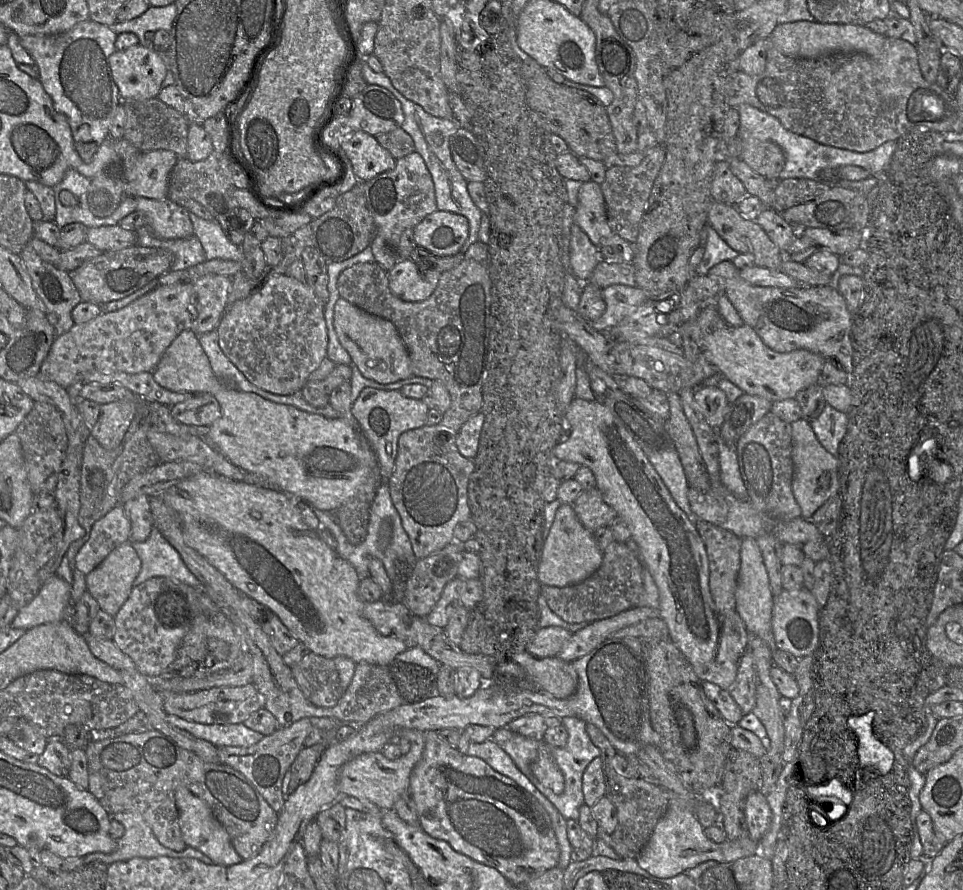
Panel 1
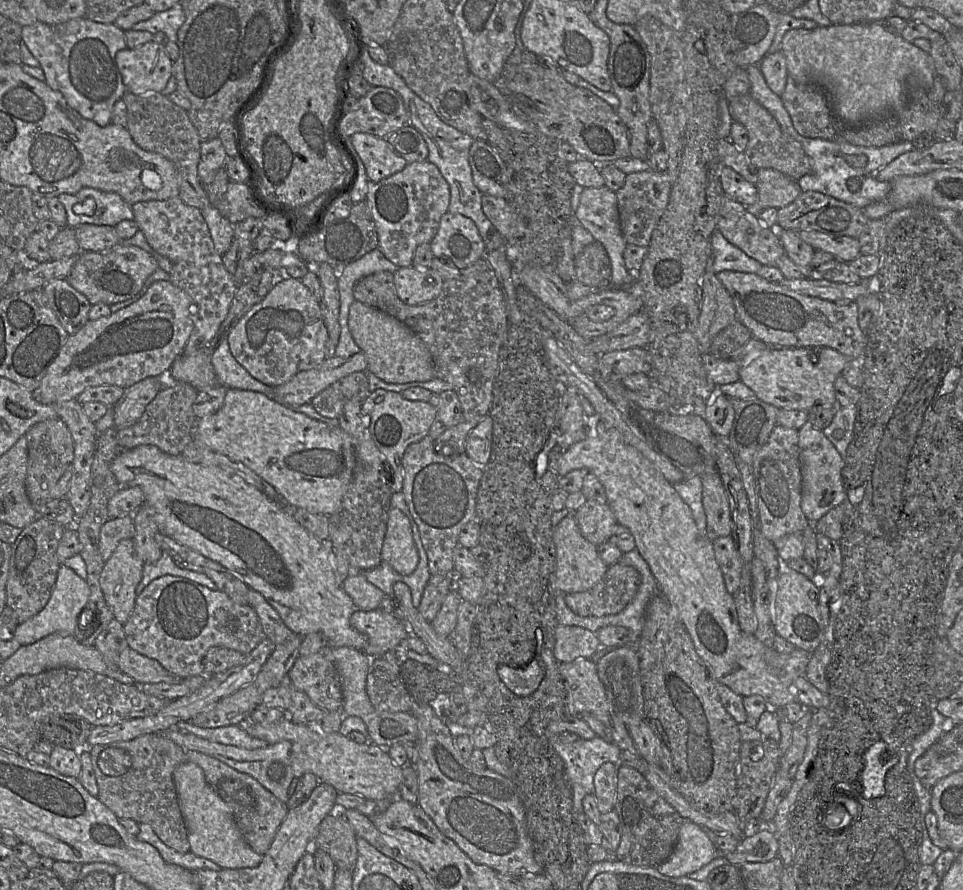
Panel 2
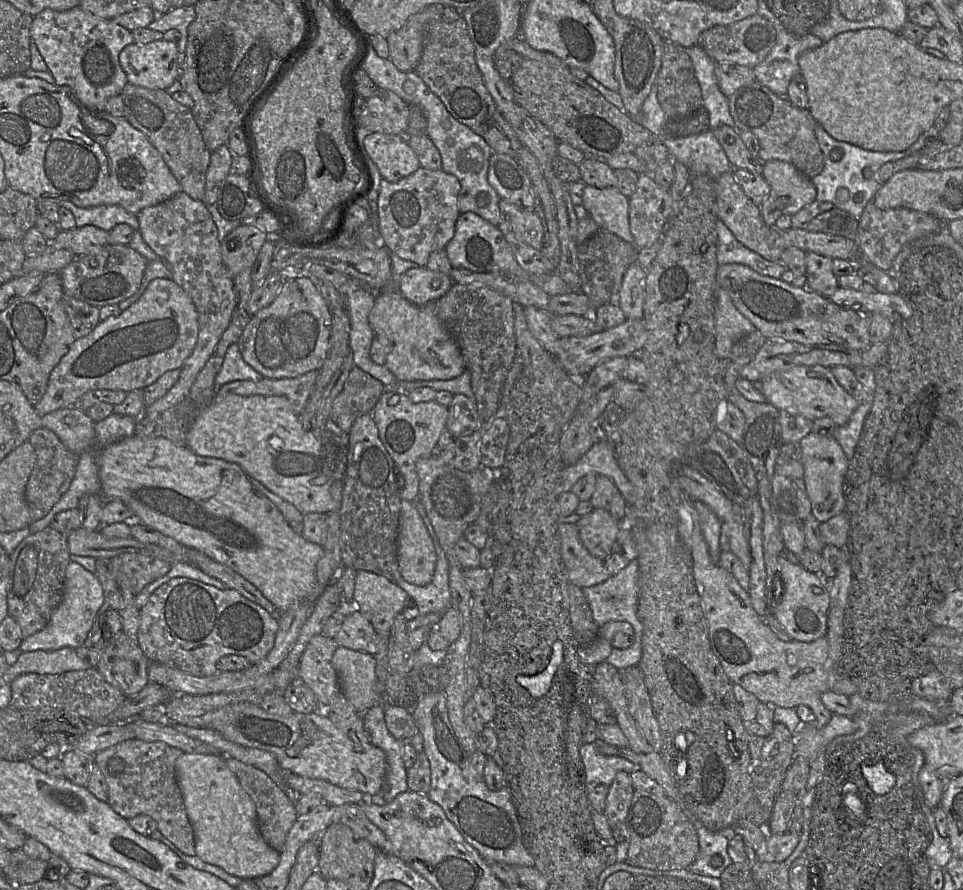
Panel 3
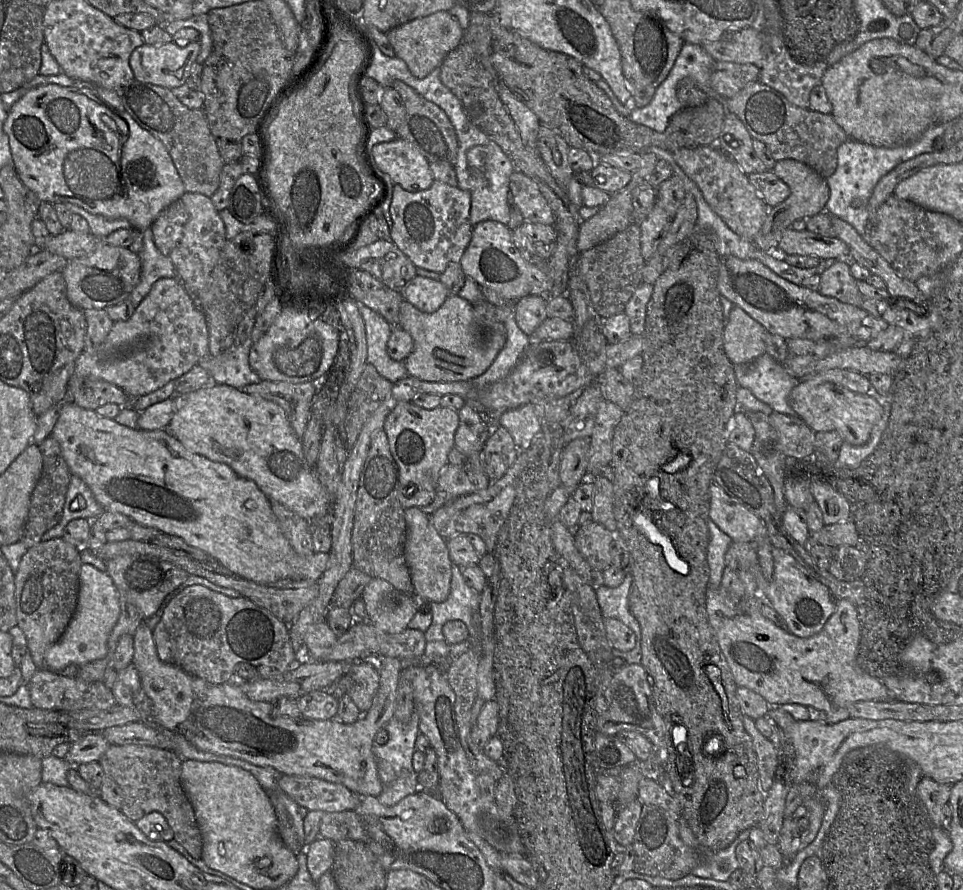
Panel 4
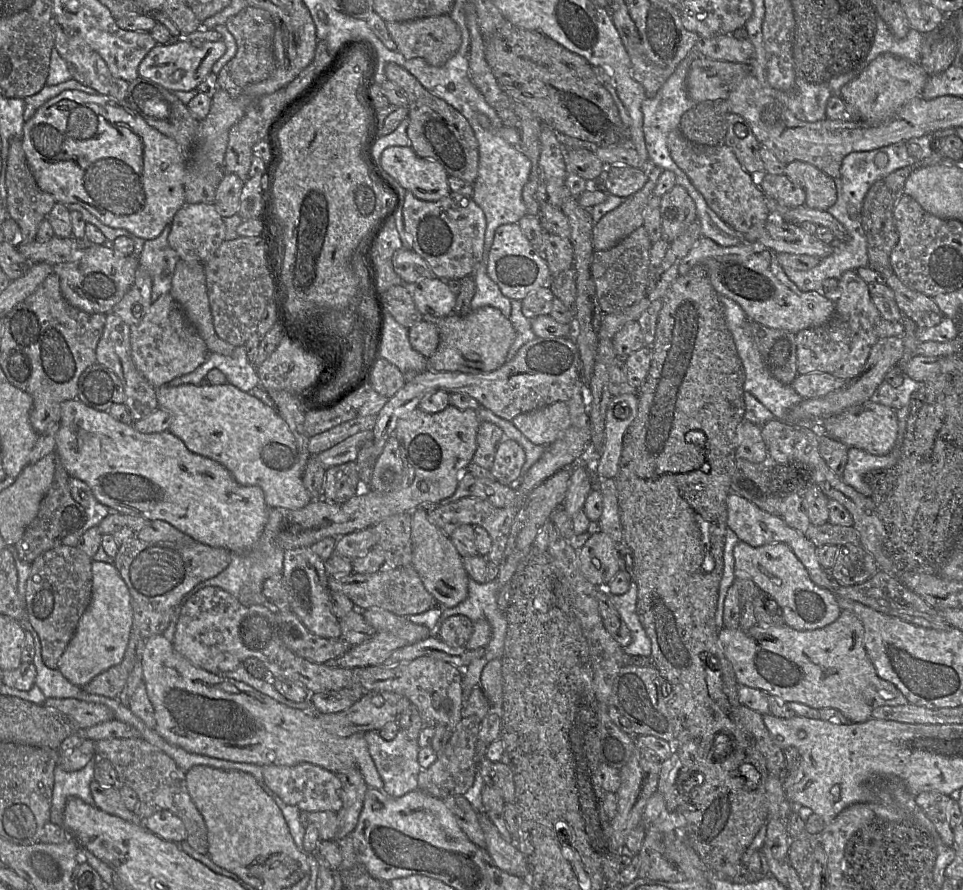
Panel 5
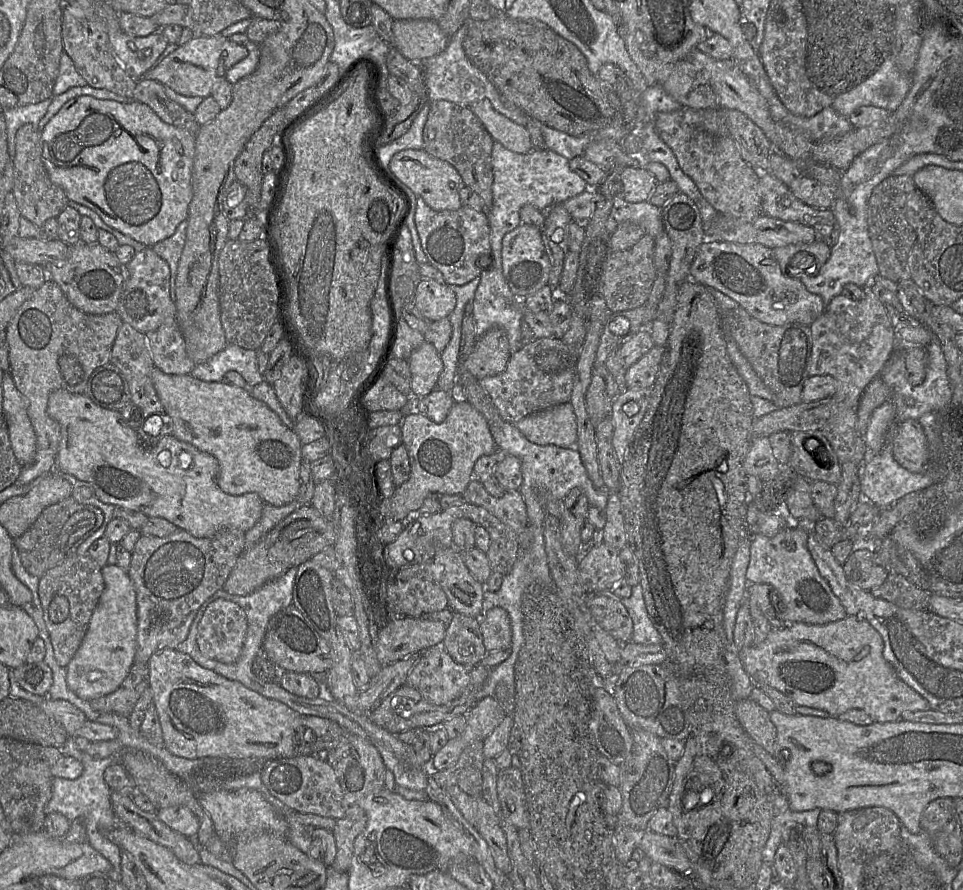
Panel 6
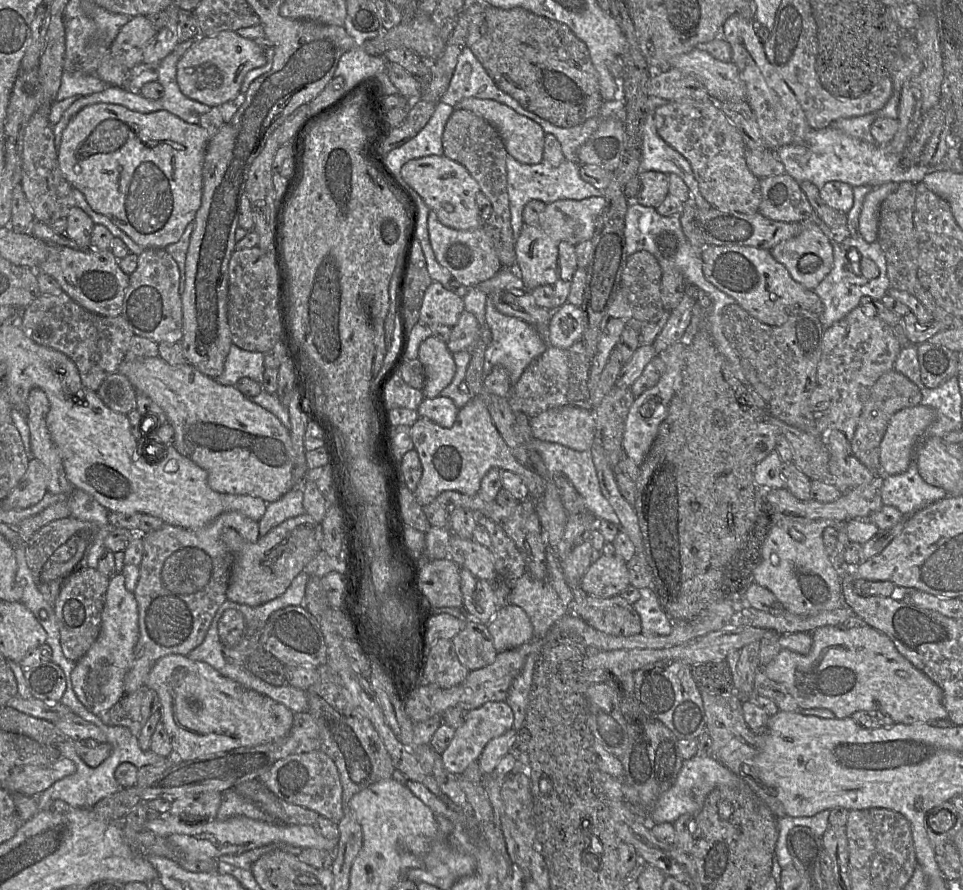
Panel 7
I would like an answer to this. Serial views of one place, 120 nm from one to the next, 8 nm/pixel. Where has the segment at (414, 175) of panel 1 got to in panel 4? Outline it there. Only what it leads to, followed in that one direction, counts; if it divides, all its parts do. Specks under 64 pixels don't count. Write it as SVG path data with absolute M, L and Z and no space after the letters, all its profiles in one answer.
M434 181L430 188L409 192L394 184L389 205L390 240L416 267L442 273L452 263L459 263L472 236L471 195L468 191Z

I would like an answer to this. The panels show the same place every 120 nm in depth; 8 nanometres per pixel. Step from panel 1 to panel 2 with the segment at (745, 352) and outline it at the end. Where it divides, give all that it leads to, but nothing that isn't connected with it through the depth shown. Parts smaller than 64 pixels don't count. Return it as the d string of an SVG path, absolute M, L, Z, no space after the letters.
M769 347L754 359L741 359L739 376L740 381L752 389L757 398L779 409L786 408L808 411L810 408L817 405L837 408L842 406L838 405L834 382L845 366L852 361L860 362L861 359L852 359L829 347Z

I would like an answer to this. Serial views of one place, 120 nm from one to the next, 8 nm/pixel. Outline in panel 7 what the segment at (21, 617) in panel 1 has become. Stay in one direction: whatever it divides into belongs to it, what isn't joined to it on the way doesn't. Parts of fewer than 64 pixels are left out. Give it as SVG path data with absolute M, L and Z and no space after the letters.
M116 572L109 579L99 636L87 653L76 662L71 673L72 686L78 700L98 717L125 695L124 678L133 664L139 638L138 619L135 595L126 589L124 575Z

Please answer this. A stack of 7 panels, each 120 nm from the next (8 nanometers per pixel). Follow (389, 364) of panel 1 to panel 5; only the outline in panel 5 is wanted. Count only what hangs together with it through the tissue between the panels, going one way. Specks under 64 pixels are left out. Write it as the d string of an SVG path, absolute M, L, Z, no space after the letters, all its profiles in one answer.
M489 306L471 311L465 316L452 313L435 324L439 330L440 341L434 354L428 358L427 370L431 371L495 371L506 363L508 351L516 337L511 321L501 311Z

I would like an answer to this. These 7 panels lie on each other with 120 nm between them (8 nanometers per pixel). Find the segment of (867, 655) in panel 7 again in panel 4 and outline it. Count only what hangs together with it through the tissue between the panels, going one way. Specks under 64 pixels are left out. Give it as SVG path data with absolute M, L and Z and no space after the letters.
M709 587L706 594L706 609L709 623L718 640L720 649L731 669L737 686L746 687L761 695L770 705L780 706L796 703L824 711L826 723L835 724L851 718L849 706L859 701L898 701L890 697L884 683L864 672L857 664L861 638L860 612L858 606L846 599L836 600L836 610L823 629L807 638L800 638L788 630L776 626L761 613L764 599L758 597L731 597L723 587Z

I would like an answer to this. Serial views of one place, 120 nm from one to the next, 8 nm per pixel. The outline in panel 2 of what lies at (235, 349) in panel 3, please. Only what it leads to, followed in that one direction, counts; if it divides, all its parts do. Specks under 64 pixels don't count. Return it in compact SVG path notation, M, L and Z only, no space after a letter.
M223 338L219 344L211 350L211 361L216 374L218 385L227 388L250 390L272 390L253 378L248 371L241 366L231 354L227 338Z

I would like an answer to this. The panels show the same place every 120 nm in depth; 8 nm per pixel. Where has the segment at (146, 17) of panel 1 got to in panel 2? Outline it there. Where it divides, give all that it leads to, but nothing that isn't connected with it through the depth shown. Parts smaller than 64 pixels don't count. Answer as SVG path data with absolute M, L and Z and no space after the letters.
M179 2L166 11L155 12L150 19L135 24L131 30L147 31L152 34L163 32L168 40L177 43L178 30L185 20L182 4Z

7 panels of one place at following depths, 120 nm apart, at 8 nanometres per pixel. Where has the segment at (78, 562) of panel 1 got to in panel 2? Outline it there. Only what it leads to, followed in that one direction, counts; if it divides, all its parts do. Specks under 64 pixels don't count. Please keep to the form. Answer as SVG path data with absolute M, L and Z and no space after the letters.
M132 515L106 521L101 527L99 537L99 552L102 560L107 561L122 540L133 539L134 535Z

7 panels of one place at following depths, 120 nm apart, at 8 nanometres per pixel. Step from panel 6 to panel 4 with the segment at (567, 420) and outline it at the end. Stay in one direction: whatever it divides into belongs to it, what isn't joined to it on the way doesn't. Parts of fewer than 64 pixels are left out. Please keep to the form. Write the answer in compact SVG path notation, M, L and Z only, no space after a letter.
M533 404L505 411L500 415L499 424L510 432L520 451L529 449L542 429Z

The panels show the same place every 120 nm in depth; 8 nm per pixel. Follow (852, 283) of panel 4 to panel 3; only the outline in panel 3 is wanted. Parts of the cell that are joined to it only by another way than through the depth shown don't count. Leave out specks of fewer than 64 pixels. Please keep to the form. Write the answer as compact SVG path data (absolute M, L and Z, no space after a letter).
M806 252L806 287L825 297L832 295L839 287L832 260L814 252Z

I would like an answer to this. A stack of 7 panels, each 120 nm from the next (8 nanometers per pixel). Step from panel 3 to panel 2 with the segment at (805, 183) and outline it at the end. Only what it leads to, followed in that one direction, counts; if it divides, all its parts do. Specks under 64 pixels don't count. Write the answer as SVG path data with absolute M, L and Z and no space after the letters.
M761 168L758 174L757 209L780 209L792 203L802 192L796 180L775 169Z

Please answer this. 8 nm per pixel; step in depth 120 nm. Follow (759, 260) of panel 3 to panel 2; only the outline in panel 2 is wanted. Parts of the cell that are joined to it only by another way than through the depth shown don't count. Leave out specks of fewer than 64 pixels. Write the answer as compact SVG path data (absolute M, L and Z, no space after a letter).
M717 228L712 233L711 241L712 267L716 274L722 270L757 273L763 266L731 244Z

